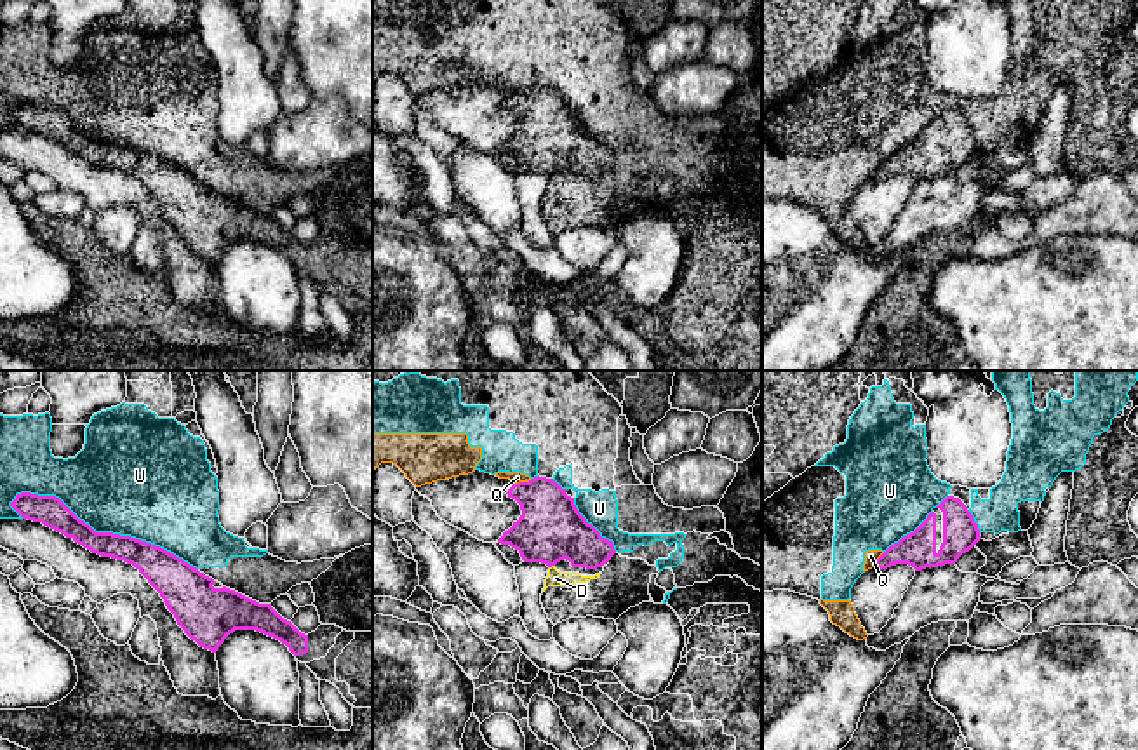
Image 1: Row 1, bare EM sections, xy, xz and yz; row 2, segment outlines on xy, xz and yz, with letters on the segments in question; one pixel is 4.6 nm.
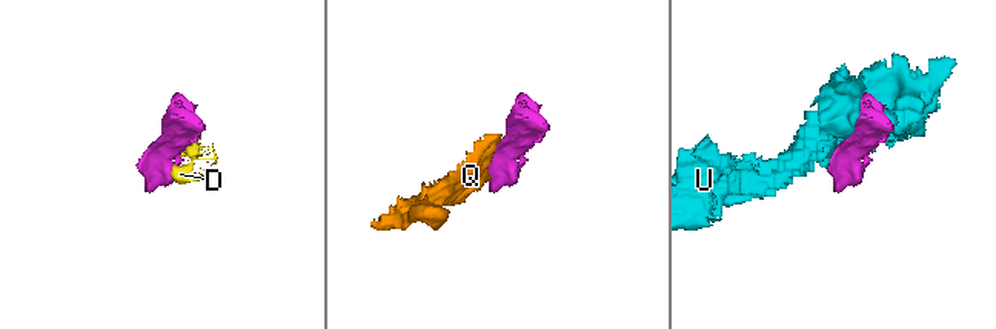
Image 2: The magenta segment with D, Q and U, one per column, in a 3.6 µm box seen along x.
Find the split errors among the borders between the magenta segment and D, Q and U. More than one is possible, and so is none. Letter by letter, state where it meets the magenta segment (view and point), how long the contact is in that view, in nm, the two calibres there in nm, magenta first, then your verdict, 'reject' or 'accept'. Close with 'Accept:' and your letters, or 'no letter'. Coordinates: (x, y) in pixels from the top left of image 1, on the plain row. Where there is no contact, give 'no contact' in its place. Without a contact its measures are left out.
D: xz (552, 174) | 30 nm | 300/80 nm | reject
Q: xz (522, 93) | 80 nm | 300/50 nm | reject
U: xy (103, 143) | 900 nm | 140/480 nm | reject
Accept: no letter

